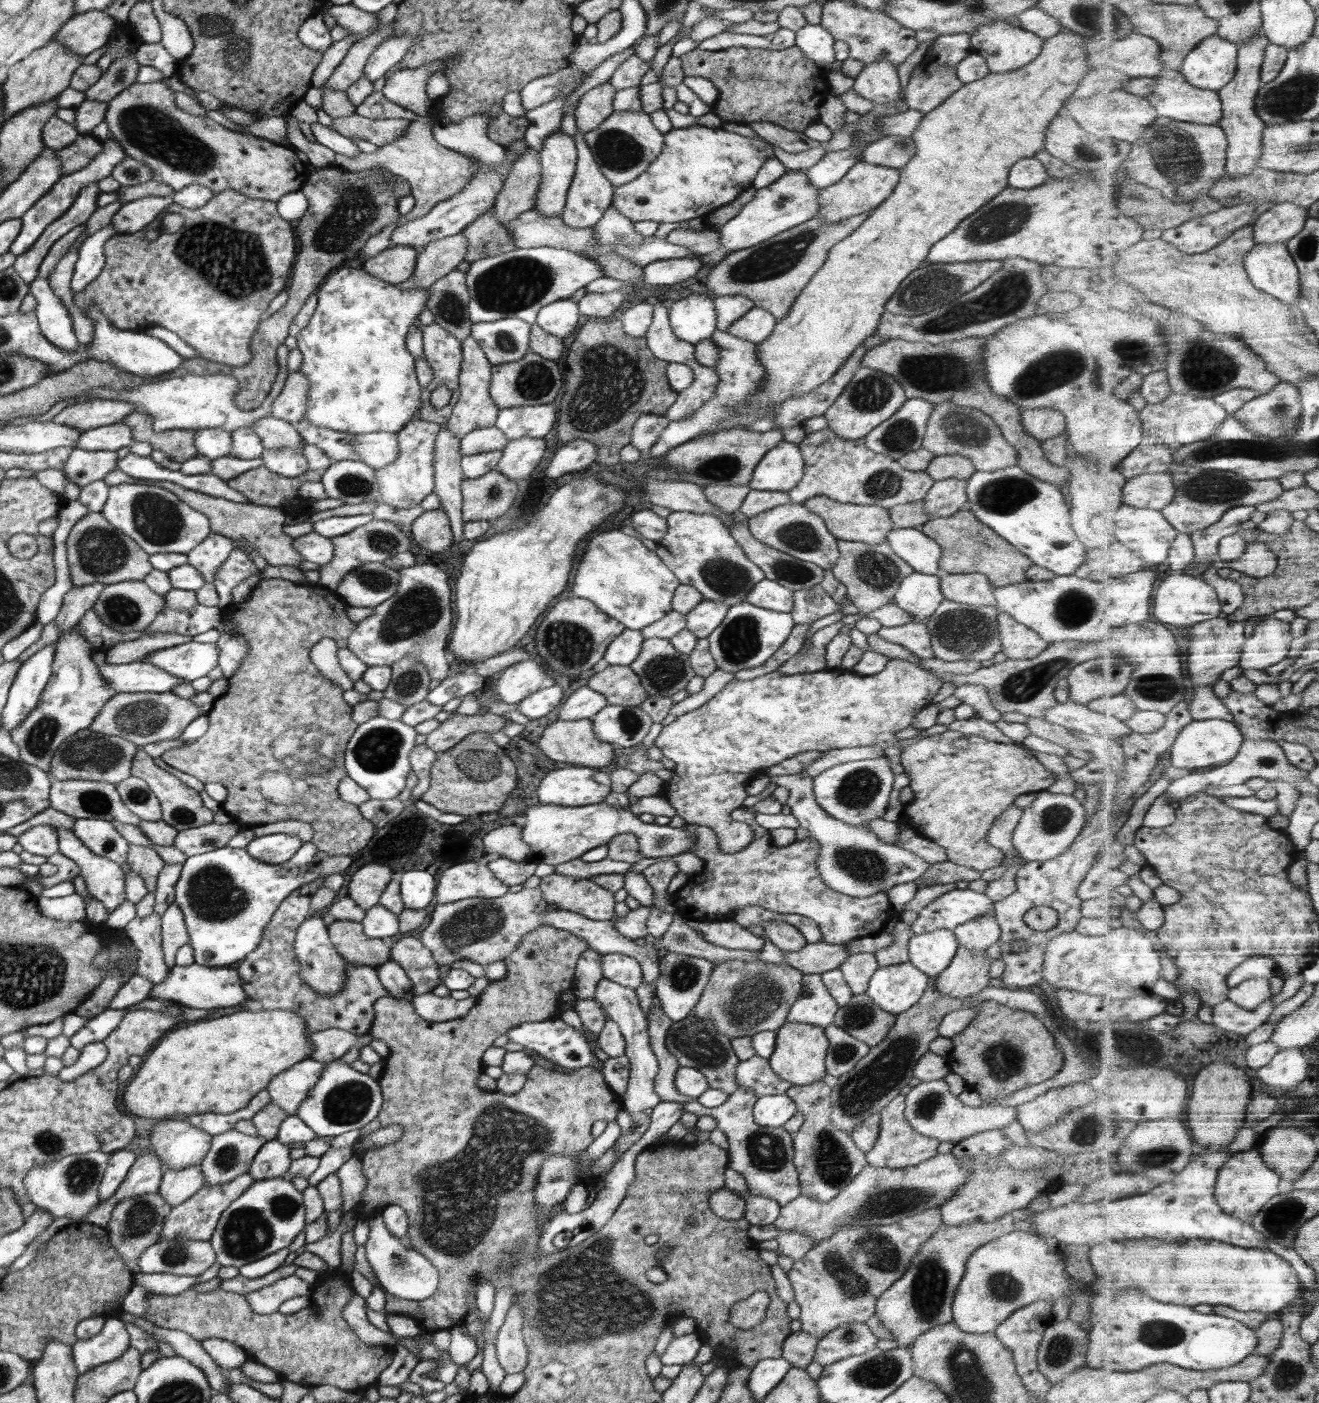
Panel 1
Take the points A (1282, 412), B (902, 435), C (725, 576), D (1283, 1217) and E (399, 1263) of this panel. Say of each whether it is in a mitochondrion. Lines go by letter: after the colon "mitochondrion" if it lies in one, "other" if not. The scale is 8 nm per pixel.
A: mitochondrion
B: mitochondrion
C: mitochondrion
D: mitochondrion
E: mitochondrion

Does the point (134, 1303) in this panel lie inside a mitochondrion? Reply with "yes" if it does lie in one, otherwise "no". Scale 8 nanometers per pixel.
no

